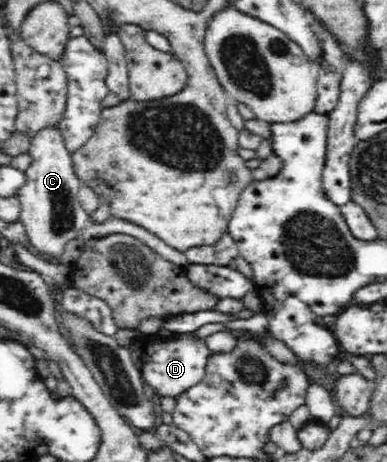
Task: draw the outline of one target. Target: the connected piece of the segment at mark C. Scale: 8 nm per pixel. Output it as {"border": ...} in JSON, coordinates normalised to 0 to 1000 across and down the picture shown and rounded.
{"border":[[[147,271],[88,288],[72,327],[83,340],[80,357],[62,370],[67,398],[41,418],[54,444],[49,474],[65,489],[78,535],[109,556],[147,563],[163,552],[168,530],[235,483],[233,465],[202,433],[214,400],[189,370],[186,338],[165,299]]]}

